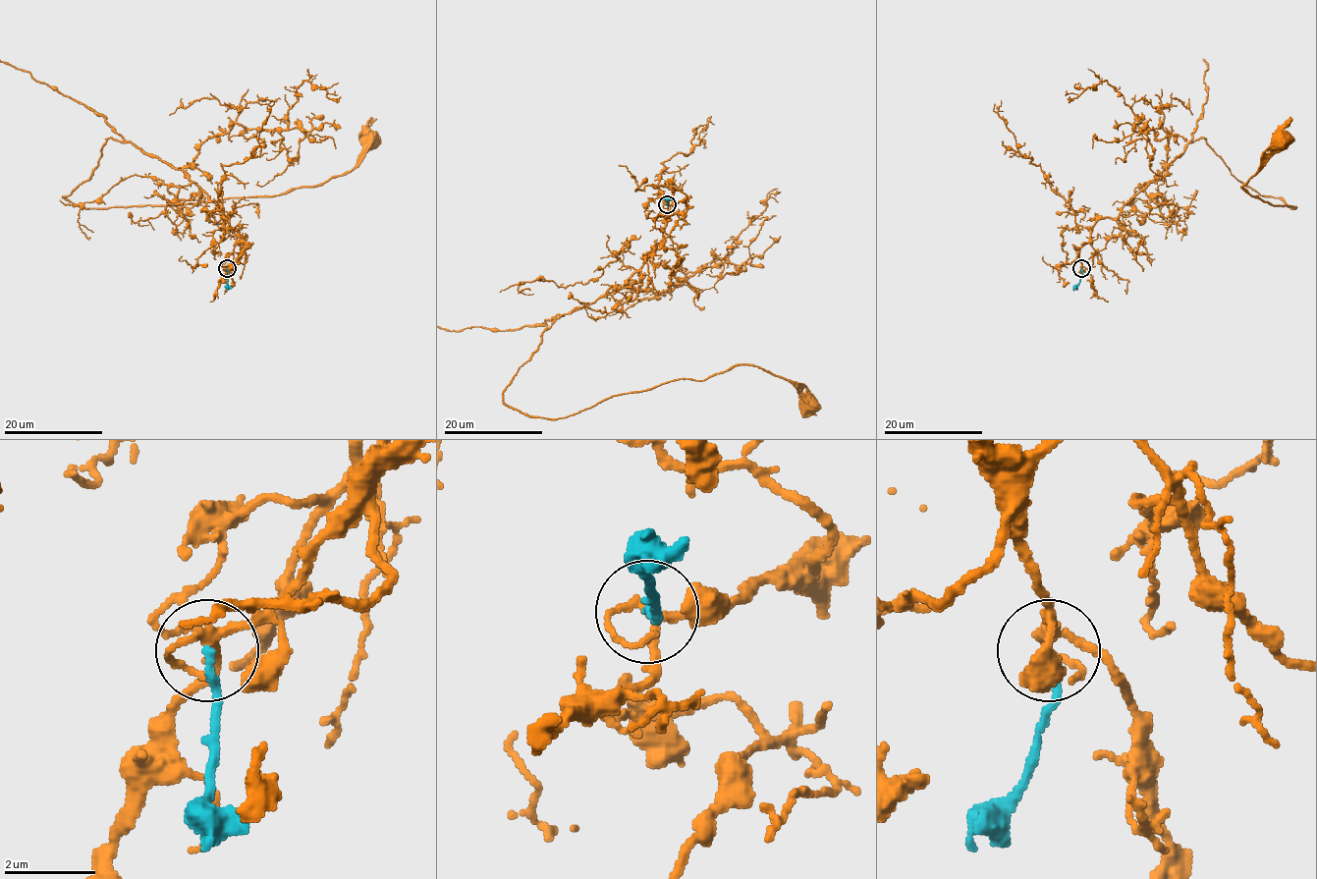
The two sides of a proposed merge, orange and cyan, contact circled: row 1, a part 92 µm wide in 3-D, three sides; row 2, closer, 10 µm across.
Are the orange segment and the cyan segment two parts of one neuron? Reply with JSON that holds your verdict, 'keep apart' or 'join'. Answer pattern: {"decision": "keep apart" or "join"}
{"decision": "join"}

